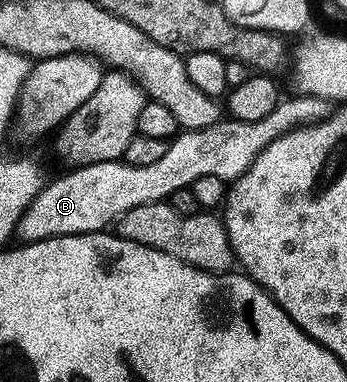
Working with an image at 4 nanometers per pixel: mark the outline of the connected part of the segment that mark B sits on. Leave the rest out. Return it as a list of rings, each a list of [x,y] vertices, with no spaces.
[[[310,94],[292,97],[282,97],[271,116],[263,116],[263,120],[220,120],[202,130],[178,133],[169,142],[163,160],[155,160],[155,164],[147,164],[147,168],[135,168],[124,160],[118,160],[92,162],[90,166],[70,169],[70,174],[42,185],[40,193],[33,198],[17,222],[16,237],[26,243],[68,234],[95,234],[112,227],[117,219],[131,212],[131,208],[166,201],[176,189],[192,187],[193,182],[201,176],[219,176],[226,184],[236,182],[243,172],[247,172],[247,168],[251,168],[267,144],[289,130],[322,122],[331,113],[328,98],[316,98]]]

